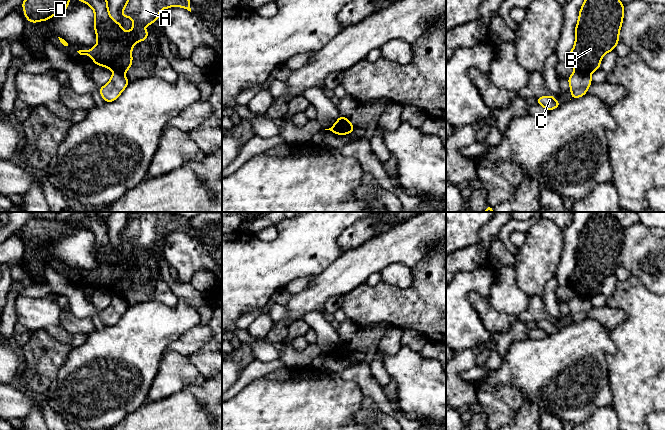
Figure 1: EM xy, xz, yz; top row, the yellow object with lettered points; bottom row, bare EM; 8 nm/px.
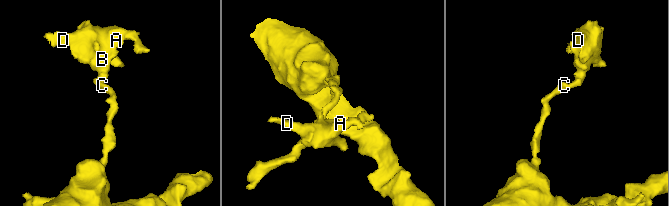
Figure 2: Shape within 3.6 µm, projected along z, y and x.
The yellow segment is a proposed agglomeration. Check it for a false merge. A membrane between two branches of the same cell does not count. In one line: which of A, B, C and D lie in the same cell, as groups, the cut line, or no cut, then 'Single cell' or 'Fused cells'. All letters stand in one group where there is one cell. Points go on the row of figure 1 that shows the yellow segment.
Groups: A B D / C. Split along yz (575, 70), (589, 75). Fused cells

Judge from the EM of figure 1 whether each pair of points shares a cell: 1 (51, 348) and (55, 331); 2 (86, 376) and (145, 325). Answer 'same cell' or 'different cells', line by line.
1: different cells
2: same cell

